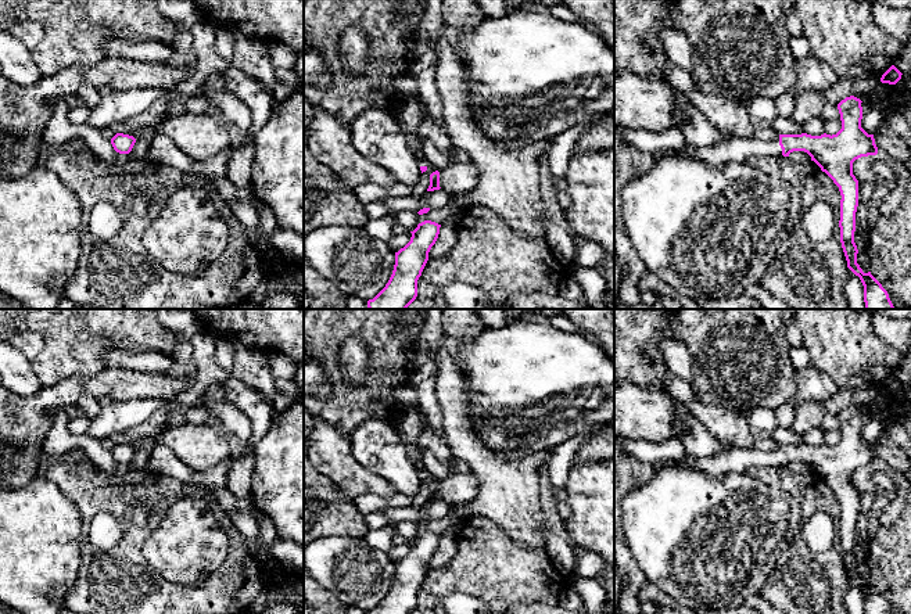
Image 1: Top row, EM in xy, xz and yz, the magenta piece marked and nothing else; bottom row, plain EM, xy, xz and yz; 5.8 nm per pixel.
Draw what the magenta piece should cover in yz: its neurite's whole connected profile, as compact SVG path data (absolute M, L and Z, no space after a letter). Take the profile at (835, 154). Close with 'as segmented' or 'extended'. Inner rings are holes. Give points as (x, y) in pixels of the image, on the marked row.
M850 96L838 104L842 129L836 134L811 136L779 134L770 139L761 133L754 137L731 136L714 146L695 147L686 144L679 151L654 152L653 159L666 155L681 155L702 159L706 164L721 166L729 162L747 162L757 157L789 157L793 151L804 151L811 157L839 187L840 200L840 243L847 267L860 277L864 286L865 309L894 309L887 291L871 274L864 273L857 263L857 245L854 243L856 212L858 207L858 180L853 175L853 162L861 157L876 155L878 147L874 134L861 128L861 100Z; extended

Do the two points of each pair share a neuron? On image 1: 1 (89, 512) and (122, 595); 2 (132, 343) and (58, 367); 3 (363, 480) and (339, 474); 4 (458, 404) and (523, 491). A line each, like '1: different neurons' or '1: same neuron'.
1: same neuron
2: same neuron
3: same neuron
4: same neuron

